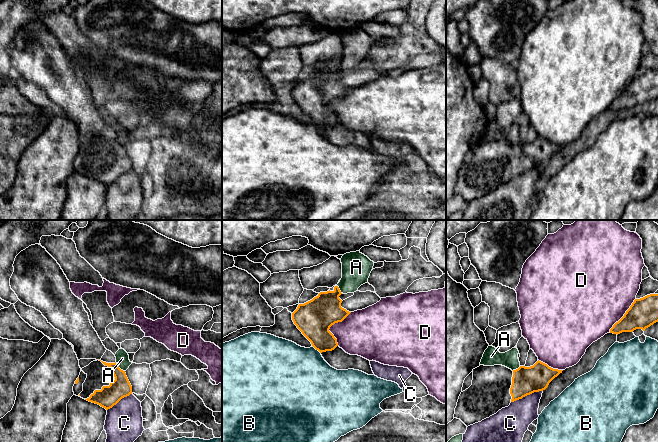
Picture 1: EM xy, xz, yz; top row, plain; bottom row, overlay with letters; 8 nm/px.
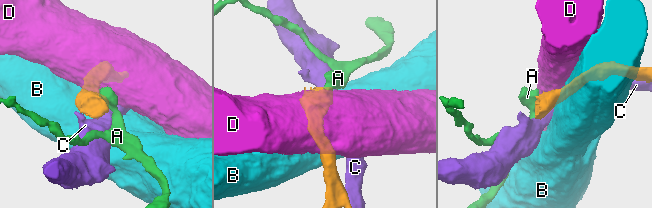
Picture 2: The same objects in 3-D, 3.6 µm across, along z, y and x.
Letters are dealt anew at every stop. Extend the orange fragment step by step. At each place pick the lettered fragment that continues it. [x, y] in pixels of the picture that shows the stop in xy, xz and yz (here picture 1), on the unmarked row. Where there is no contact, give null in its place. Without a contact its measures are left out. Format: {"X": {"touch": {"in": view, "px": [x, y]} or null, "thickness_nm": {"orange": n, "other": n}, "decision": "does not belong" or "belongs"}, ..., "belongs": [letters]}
{"A": {"touch": {"in": "xy", "px": [118, 143]}, "thickness_nm": {"orange": 170, "other": 110}, "decision": "does not belong"}, "B": {"touch": {"in": "xz", "px": [317, 125]}, "thickness_nm": {"orange": 300, "other": 460}, "decision": "does not belong"}, "C": {"touch": {"in": "yz", "px": [526, 171]}, "thickness_nm": {"orange": 220, "other": 260}, "decision": "does not belong"}, "D": {"touch": {"in": "xz", "px": [331, 101]}, "thickness_nm": {"orange": 300, "other": 360}, "decision": "does not belong"}, "belongs": []}

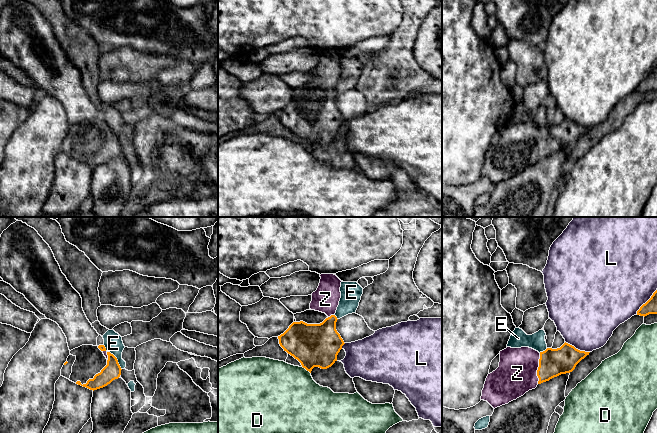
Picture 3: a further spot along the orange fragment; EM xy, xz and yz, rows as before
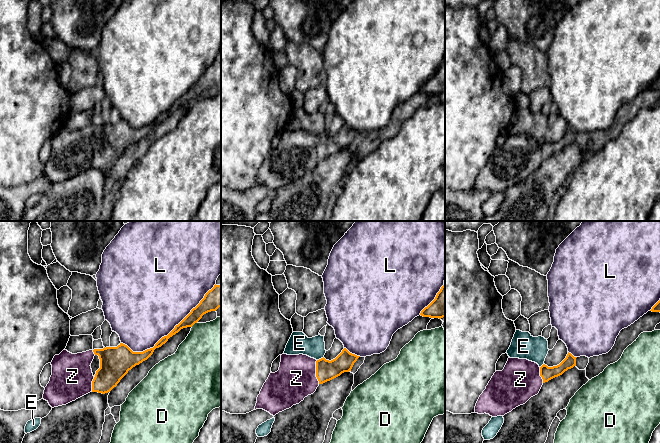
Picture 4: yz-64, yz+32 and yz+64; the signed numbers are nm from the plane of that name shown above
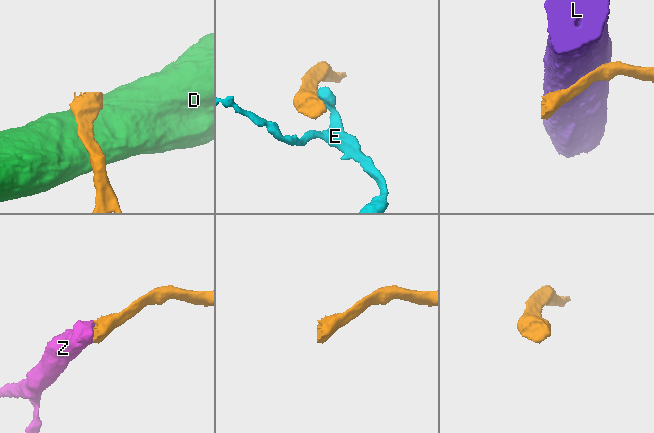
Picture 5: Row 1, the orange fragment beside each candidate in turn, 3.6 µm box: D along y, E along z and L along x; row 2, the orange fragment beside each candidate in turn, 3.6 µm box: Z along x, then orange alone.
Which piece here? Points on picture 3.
{"D": {"touch": {"in": "xz", "px": [306, 145]}, "thickness_nm": {"orange": 360, "other": 460}, "decision": "does not belong"}, "E": {"touch": {"in": "xy", "px": [114, 132]}, "thickness_nm": {"orange": 140, "other": 150}, "decision": "does not belong"}, "L": {"touch": {"in": "yz", "px": [647, 77]}, "thickness_nm": {"orange": 110, "other": 500}, "decision": "does not belong"}, "Z": {"touch": {"in": "yz", "px": [538, 144]}, "thickness_nm": {"orange": 220, "other": 320}, "decision": "belongs"}, "belongs": ["Z"]}

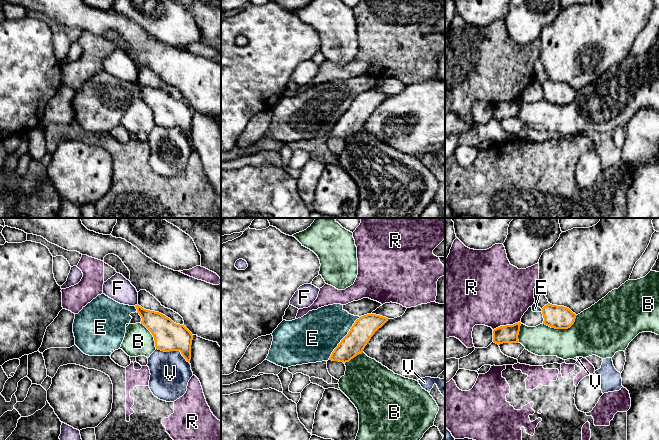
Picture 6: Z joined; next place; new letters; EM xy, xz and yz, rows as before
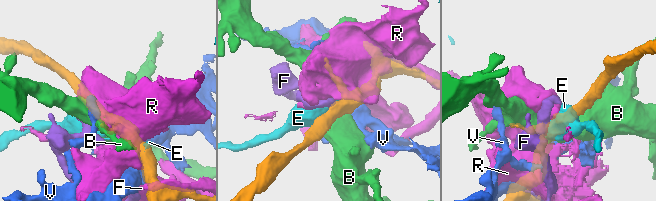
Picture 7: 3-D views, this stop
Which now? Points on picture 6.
{"B": {"touch": {"in": "yz", "px": [562, 104]}, "thickness_nm": {"orange": 190, "other": 340}, "decision": "does not belong"}, "E": {"touch": {"in": "xz", "px": [343, 114]}, "thickness_nm": {"orange": 190, "other": 380}, "decision": "does not belong"}, "F": {"touch": {"in": "xy", "px": [135, 81]}, "thickness_nm": {"orange": 180, "other": 200}, "decision": "does not belong"}, "R": {"touch": {"in": "yz", "px": [506, 101]}, "thickness_nm": {"orange": 140, "other": 500}, "decision": "does not belong"}, "V": {"touch": {"in": "xy", "px": [174, 126]}, "thickness_nm": {"orange": 240, "other": 320}, "decision": "does not belong"}, "belongs": []}

